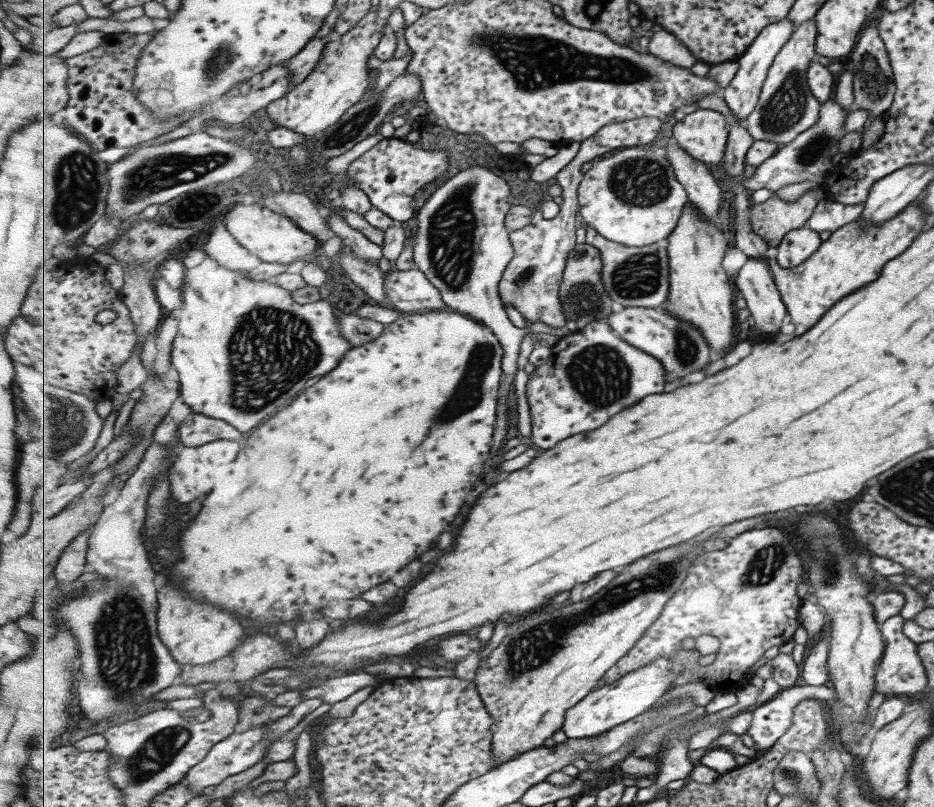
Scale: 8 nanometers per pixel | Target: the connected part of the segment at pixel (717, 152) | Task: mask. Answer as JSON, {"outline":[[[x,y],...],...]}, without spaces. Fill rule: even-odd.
{"outline":[[[697,107],[675,124],[672,136],[693,158],[709,165],[721,165],[729,142],[727,123],[721,112]]]}

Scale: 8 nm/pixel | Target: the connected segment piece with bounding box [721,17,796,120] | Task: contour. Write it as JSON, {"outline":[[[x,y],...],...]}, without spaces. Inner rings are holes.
{"outline":[[[789,17],[769,24],[755,38],[755,42],[747,48],[741,59],[737,61],[738,64],[741,64],[741,68],[738,68],[737,76],[733,77],[733,82],[728,85],[729,88],[725,88],[721,94],[731,107],[731,111],[739,119],[746,120],[747,116],[755,110],[761,96],[761,88],[763,88],[765,80],[769,76],[771,65],[775,62],[781,49],[791,40],[795,31],[795,23]]]}

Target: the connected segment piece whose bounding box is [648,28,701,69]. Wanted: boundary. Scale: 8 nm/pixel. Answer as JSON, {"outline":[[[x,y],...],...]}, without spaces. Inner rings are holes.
{"outline":[[[663,28],[653,34],[648,44],[648,52],[653,52],[655,57],[681,68],[690,69],[701,62],[677,35]]]}

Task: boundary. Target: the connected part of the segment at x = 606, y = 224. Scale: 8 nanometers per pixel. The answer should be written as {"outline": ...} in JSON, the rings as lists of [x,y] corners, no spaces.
{"outline":[[[629,147],[596,160],[584,174],[578,196],[580,215],[588,226],[609,240],[637,248],[668,239],[690,202],[687,189],[677,180],[663,147],[654,150]]]}

